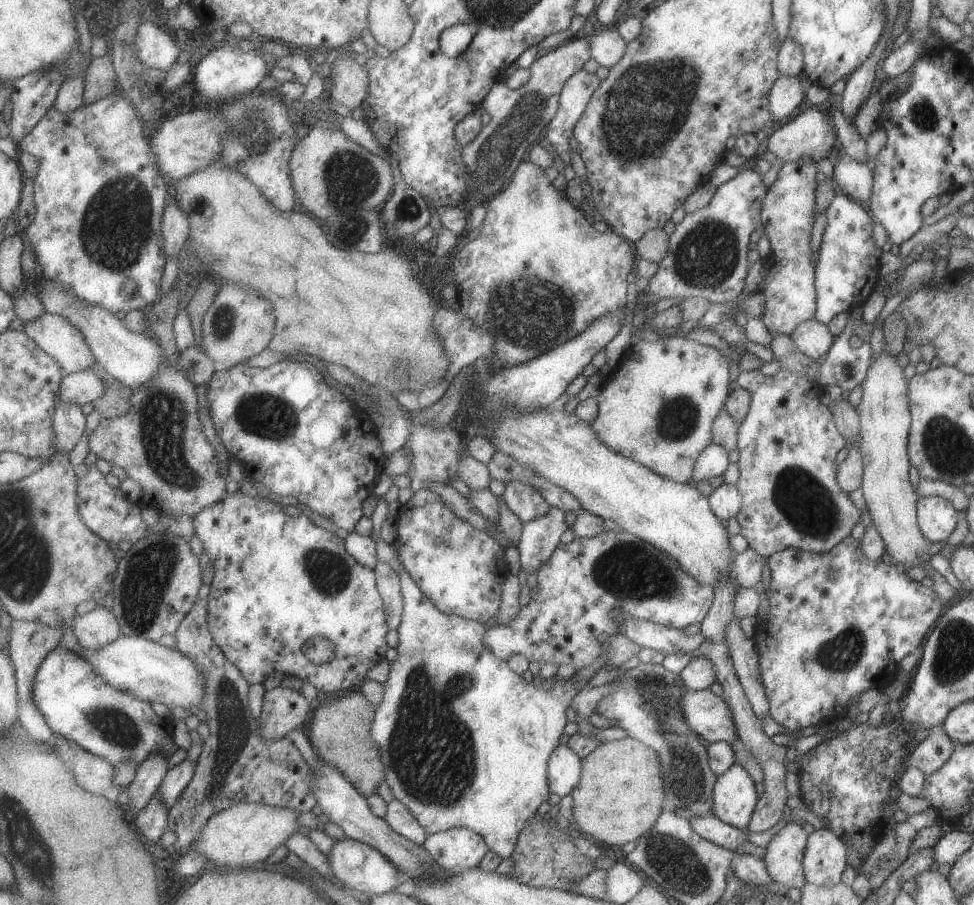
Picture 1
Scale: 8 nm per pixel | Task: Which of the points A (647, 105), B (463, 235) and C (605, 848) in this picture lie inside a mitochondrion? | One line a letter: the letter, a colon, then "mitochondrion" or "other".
A: mitochondrion
B: other
C: other

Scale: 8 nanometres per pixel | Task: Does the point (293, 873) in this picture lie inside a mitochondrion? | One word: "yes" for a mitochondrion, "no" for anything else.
no

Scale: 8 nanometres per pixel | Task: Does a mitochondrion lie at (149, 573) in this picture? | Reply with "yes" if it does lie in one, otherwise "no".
yes

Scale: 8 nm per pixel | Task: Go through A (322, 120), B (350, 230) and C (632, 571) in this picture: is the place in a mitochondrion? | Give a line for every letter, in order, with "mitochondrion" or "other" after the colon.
A: other
B: mitochondrion
C: mitochondrion

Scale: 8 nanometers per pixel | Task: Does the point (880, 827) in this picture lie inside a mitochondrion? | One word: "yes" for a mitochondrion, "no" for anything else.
no

